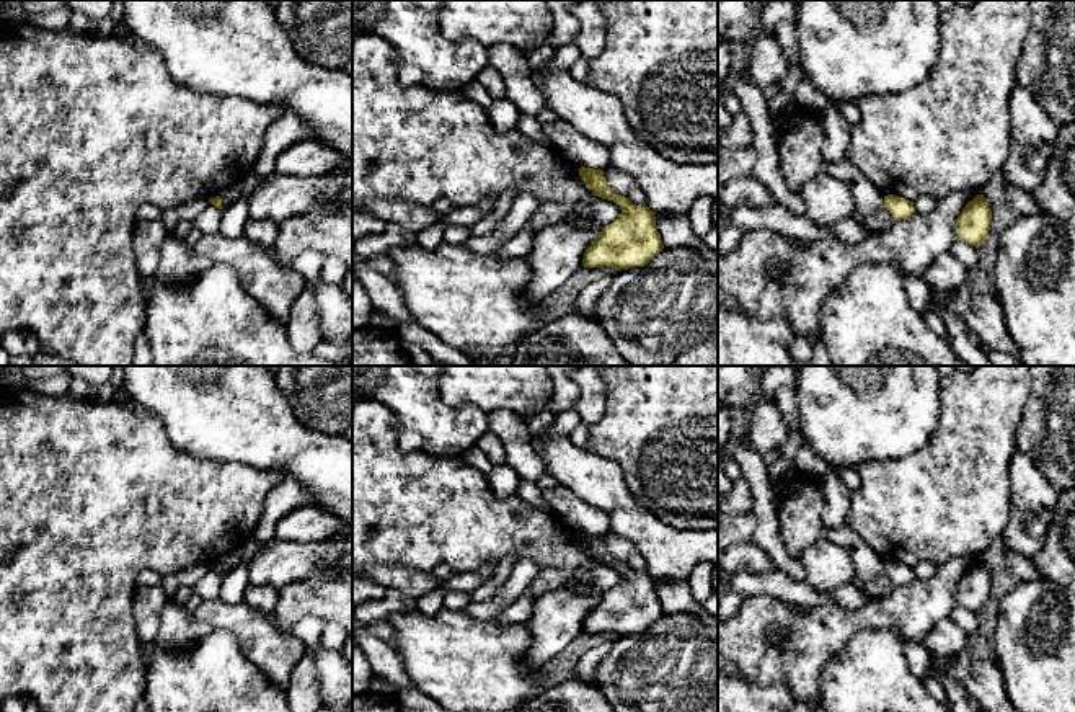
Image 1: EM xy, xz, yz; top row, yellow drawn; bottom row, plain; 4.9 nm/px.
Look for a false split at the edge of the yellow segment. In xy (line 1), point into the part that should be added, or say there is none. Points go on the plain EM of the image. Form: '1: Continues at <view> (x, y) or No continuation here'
1: No continuation here

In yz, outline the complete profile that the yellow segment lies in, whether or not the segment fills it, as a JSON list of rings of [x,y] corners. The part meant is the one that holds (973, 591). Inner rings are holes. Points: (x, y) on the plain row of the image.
[[[977,560],[966,570],[956,586],[956,604],[979,614],[992,591],[992,576],[984,560]]]

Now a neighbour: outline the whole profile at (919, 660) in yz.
[[[907,640],[904,642],[904,655],[910,671],[925,679],[933,676],[933,663],[931,655],[927,652],[920,640]]]

